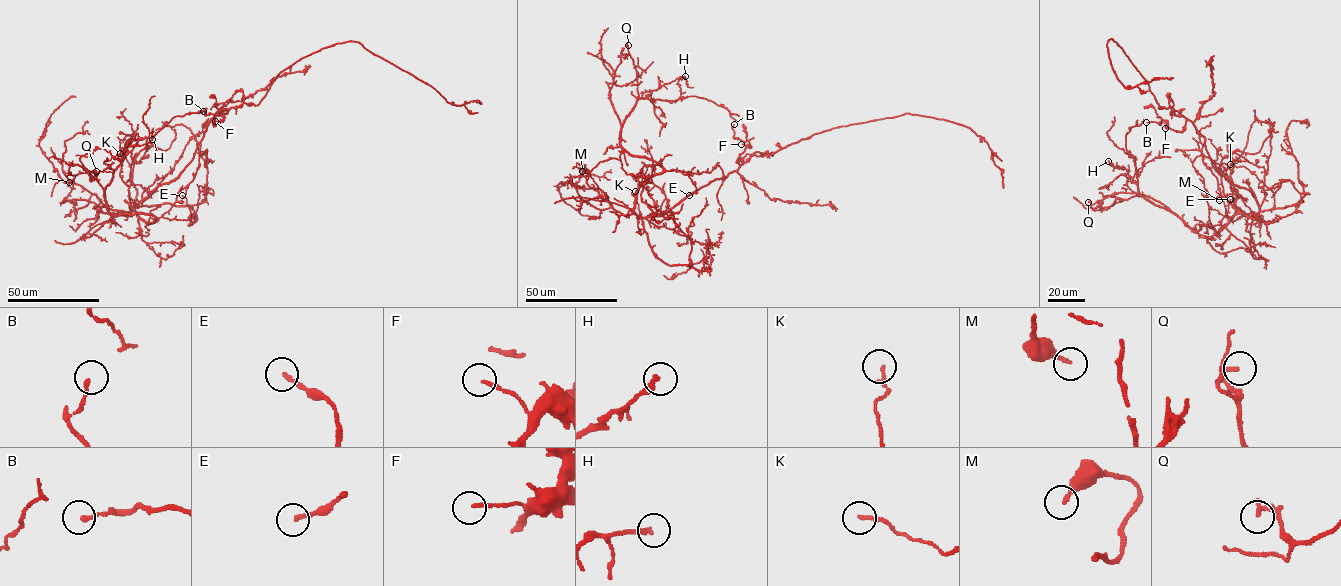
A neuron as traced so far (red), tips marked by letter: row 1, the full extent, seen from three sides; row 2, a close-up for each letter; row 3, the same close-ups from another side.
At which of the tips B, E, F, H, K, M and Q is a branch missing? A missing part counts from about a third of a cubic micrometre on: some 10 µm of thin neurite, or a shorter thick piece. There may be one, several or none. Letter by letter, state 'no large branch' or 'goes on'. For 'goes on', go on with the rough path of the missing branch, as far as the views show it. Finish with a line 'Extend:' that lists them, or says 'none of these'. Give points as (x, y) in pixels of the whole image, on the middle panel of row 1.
B: no large branch
E: no large branch
F: no large branch
H: no large branch
K: no large branch
M: no large branch
Q: no large branch
Extend: none of these

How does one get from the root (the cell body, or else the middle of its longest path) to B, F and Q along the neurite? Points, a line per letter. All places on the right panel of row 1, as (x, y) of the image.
B: (1208, 154), (1205, 138), (1189, 120), (1180, 132), (1168, 128), (1161, 118), (1160, 123), (1146, 122)
F: (1208, 154), (1205, 138), (1189, 120), (1181, 131), (1165, 128)
Q: (1208, 154), (1254, 194), (1255, 218), (1237, 213), (1217, 232), (1194, 231), (1138, 193), (1088, 202)

